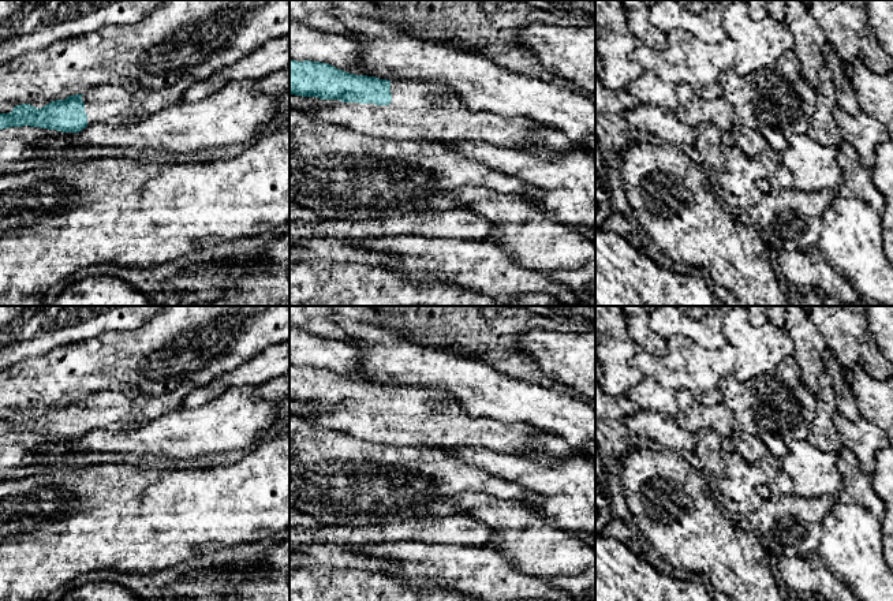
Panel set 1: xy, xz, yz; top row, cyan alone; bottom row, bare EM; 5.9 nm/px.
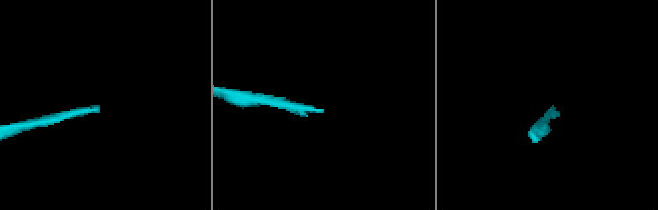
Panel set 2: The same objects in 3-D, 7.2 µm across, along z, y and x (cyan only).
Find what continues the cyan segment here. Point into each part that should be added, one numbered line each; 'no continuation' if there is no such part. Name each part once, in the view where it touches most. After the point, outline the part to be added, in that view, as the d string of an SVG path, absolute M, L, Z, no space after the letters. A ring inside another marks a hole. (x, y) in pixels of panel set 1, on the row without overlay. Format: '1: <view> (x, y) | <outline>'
1: xz (418, 417) | M391 387L391 400L389 411L343 408L339 414L314 413L303 415L303 418L356 438L396 447L472 445L493 452L520 455L546 441L546 437L537 433L535 426L524 422L501 422L487 417L471 417L457 400L440 389Z

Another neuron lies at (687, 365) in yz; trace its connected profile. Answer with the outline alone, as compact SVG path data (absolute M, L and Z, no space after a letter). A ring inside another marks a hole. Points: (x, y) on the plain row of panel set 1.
M684 335L668 337L666 344L664 357L636 350L634 366L668 389L688 391L703 407L721 403L721 381L735 373L735 347L728 343L724 348L707 350Z

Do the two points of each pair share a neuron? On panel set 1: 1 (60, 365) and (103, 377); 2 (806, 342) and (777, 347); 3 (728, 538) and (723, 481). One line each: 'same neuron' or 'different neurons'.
1: same neuron
2: different neurons
3: different neurons

